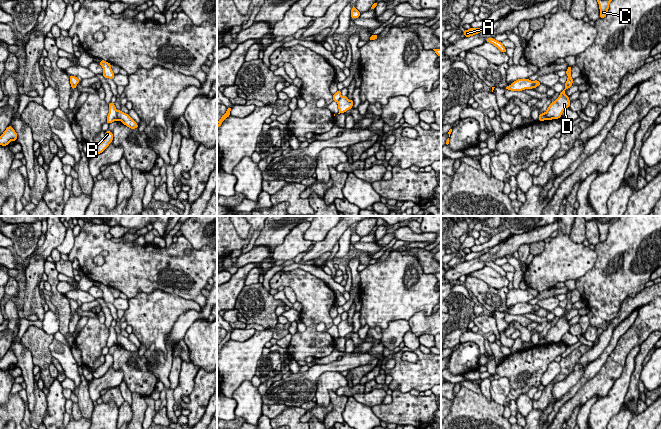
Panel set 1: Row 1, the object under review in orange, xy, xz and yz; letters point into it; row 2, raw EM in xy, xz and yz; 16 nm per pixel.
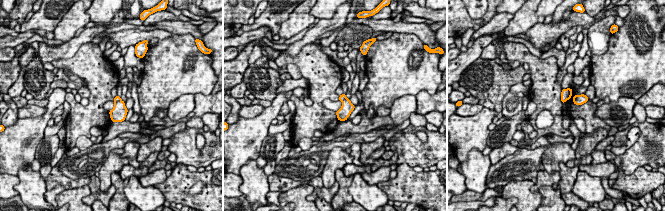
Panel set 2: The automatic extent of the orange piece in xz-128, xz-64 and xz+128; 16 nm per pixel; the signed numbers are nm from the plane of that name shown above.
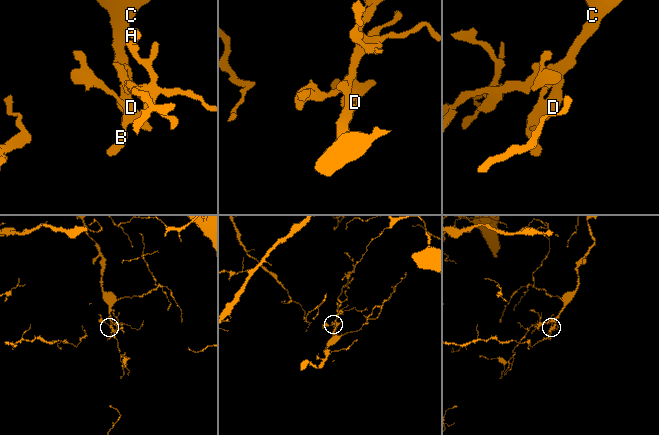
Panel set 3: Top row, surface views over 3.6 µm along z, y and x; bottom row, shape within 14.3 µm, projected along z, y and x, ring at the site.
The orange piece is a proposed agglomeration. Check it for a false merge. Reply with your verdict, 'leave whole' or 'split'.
split

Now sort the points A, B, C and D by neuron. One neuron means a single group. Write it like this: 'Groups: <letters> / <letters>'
Groups: A C D / B

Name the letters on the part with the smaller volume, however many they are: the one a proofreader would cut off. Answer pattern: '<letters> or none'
B

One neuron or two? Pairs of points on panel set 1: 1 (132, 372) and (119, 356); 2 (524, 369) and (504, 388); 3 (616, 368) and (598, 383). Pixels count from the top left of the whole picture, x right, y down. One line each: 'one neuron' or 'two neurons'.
1: one neuron
2: two neurons
3: one neuron

